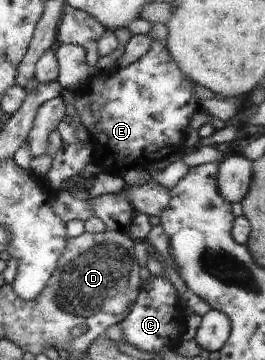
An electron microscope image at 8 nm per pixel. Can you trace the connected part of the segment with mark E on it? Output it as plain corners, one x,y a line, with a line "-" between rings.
156,40
148,53
139,60
123,69
113,68
108,72
92,75
87,70
85,50
80,45
63,43
55,52
59,66
58,82
64,89
74,87
74,93
84,94
91,98
90,105
96,121
96,132
91,137
94,162
104,168
104,171
124,170
132,165
146,165
162,162
169,155
184,149
187,140
187,128
194,112
198,110
198,100
195,99
192,85
194,82
187,77
172,58
166,45

